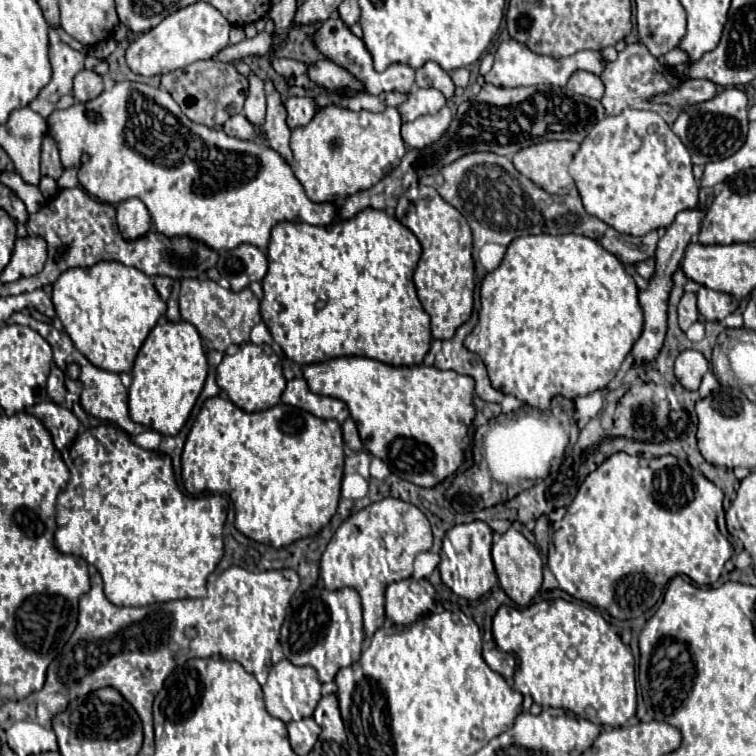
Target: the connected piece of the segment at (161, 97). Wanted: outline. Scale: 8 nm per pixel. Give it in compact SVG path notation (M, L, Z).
M122 81L88 103L74 103L70 109L54 111L46 121L64 169L78 171L78 181L86 193L110 205L132 197L140 199L150 211L154 229L162 235L190 237L214 251L232 249L240 243L252 243L266 251L270 231L280 221L328 225L334 219L334 205L310 201L290 165L274 149L192 123L168 91L160 87Z

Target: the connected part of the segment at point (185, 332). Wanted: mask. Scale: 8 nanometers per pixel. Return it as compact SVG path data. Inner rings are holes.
M160 321L140 347L132 369L132 385L128 389L130 417L160 435L178 435L202 393L206 373L208 359L196 327L186 321Z

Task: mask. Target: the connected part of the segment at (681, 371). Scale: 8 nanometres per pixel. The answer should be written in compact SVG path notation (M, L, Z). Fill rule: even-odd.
M682 351L674 365L676 379L682 383L682 387L690 391L696 391L700 387L700 381L708 369L710 363L700 351Z

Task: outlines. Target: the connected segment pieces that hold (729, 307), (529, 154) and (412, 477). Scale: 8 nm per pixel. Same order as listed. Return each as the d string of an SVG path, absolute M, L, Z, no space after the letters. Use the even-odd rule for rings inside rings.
M700 287L698 291L698 311L706 321L722 321L726 315L738 309L740 301L728 293L712 291L708 287Z
M546 141L546 143L530 145L530 147L522 149L522 151L518 151L512 161L514 161L514 167L522 175L526 175L532 183L536 183L546 193L568 195L570 189L576 187L574 179L568 173L568 165L572 163L572 159L574 159L578 149L580 149L580 143L576 143L576 141Z
M338 357L338 359L330 359L330 361L324 361L324 363L318 363L318 365L308 365L302 369L304 373L304 379L308 381L308 387L318 393L318 395L328 395L328 397L336 397L340 401L344 401L350 409L350 417L356 421L356 427L360 431L360 437L362 437L362 443L364 443L364 449L368 453L372 453L374 457L382 459L390 471L394 475L398 475L400 479L406 479L414 485L420 485L420 487L436 487L438 483L442 483L446 477L450 477L452 473L456 473L456 469L466 461L466 449L470 445L470 435L468 435L468 429L476 417L476 409L474 409L474 379L472 377L466 377L466 375L458 375L456 371L442 371L442 369L436 369L436 367L428 367L428 365L416 365L416 367L392 367L392 365L386 365L386 363L380 363L380 361L374 361L374 359L368 359L368 357Z

